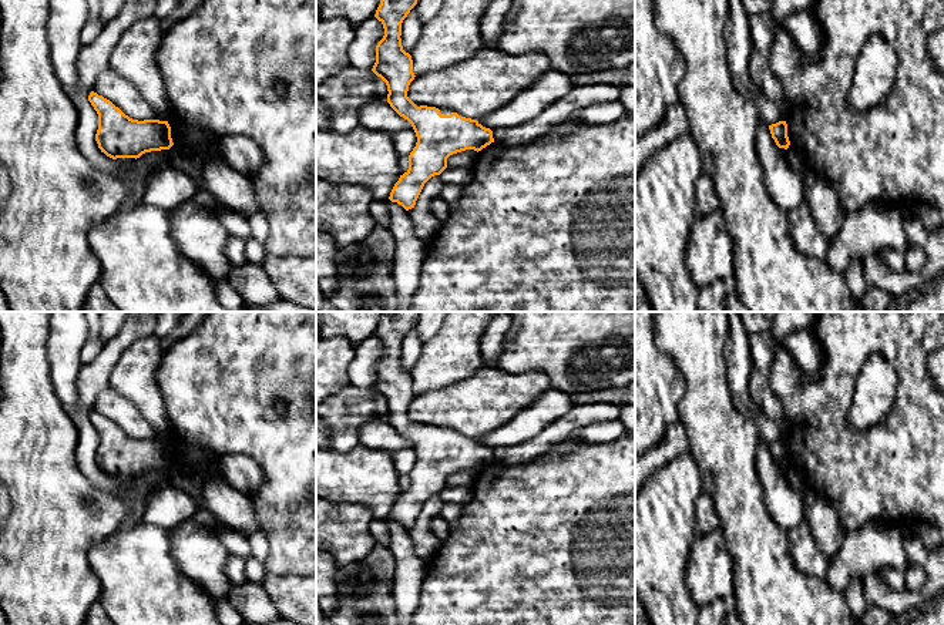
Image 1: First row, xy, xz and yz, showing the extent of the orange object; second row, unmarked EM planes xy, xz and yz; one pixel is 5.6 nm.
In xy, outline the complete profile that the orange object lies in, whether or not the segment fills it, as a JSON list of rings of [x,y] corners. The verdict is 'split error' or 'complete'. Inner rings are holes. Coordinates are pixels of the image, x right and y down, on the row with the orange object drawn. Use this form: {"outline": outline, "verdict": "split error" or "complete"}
{"outline": [[[94,91],[88,101],[98,114],[95,141],[107,157],[137,159],[145,152],[169,149],[174,145],[168,121],[132,120]]], "verdict": "complete"}

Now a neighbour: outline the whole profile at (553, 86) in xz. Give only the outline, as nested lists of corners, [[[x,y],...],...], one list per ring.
[[[551,68],[531,88],[524,90],[498,111],[494,111],[477,121],[491,131],[495,128],[510,128],[528,122],[538,117],[554,101],[567,95],[571,88],[572,84],[570,81],[570,75]]]

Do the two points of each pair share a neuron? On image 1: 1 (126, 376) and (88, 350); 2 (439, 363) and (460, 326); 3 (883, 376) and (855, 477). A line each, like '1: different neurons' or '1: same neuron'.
1: different neurons
2: same neuron
3: different neurons

